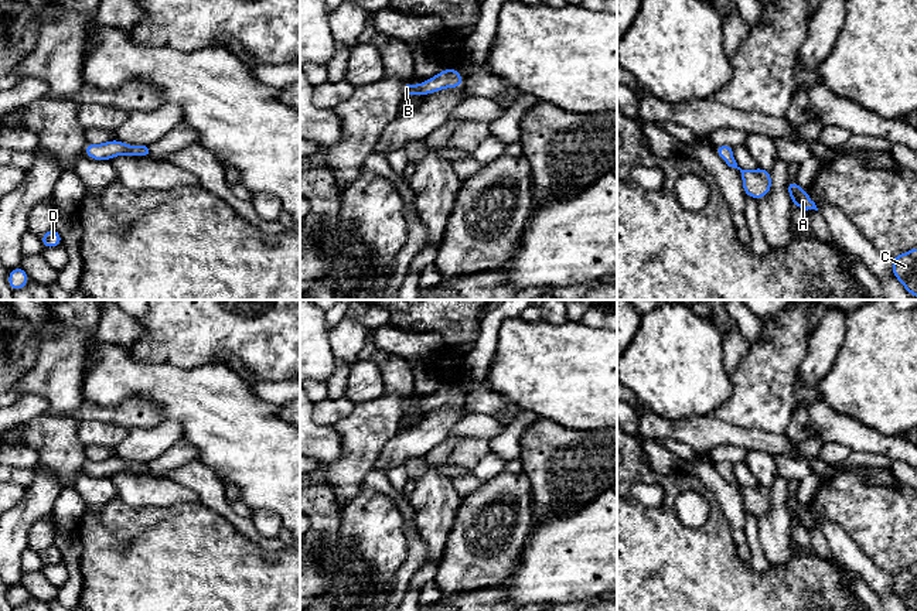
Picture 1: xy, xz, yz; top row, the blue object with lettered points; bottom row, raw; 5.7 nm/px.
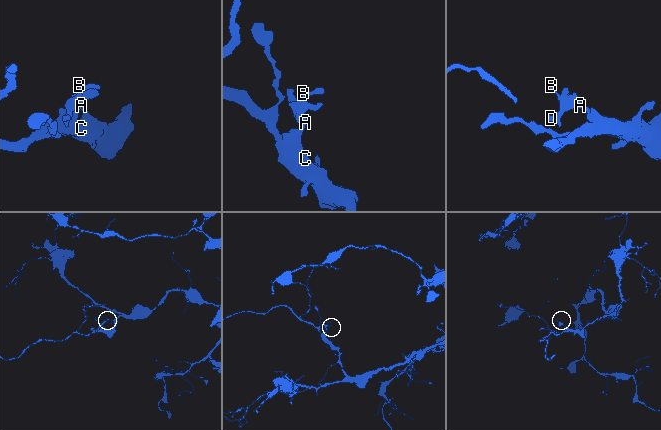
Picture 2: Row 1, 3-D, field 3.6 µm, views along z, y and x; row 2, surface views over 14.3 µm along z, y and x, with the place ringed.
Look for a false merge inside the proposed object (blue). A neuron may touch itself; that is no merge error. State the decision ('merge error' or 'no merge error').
no merge error

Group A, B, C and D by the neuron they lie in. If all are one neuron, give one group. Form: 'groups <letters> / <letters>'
groups A B C D

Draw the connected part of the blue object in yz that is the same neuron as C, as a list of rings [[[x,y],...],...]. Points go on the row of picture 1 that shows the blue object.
[[[917,248],[890,259],[893,276],[913,297],[917,297]]]

